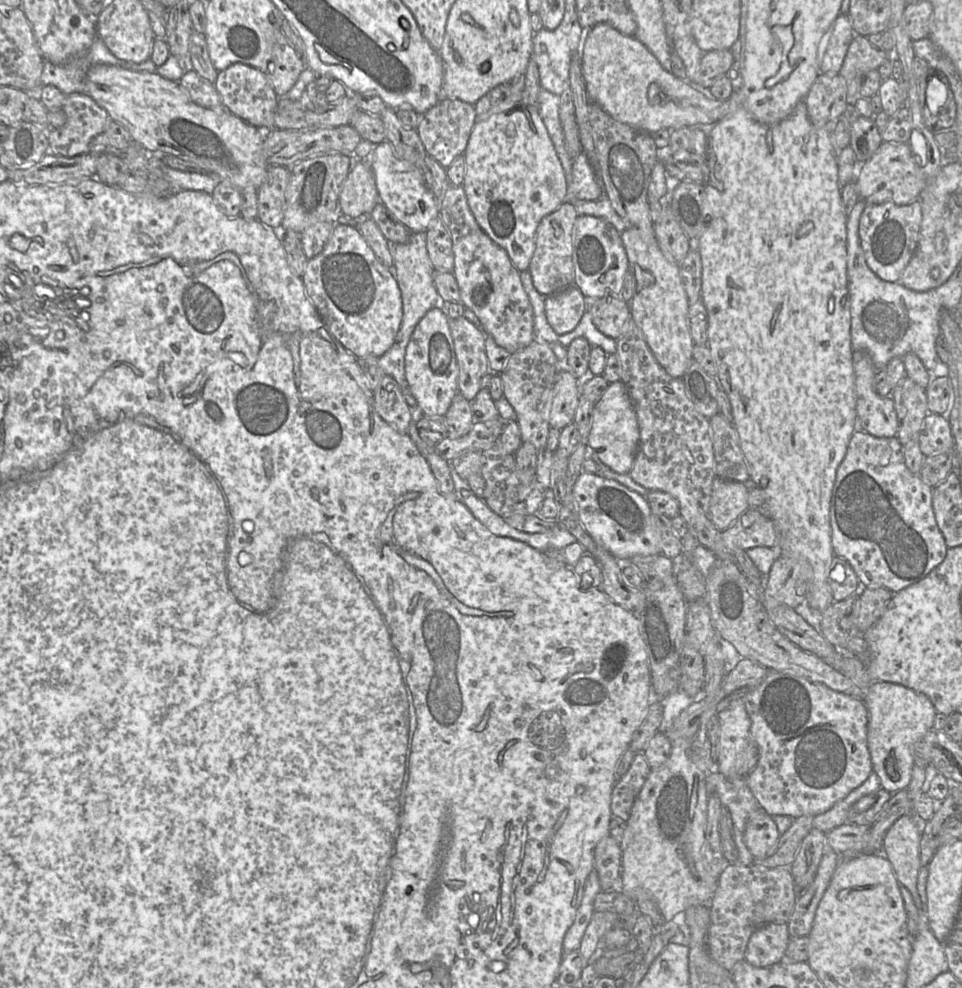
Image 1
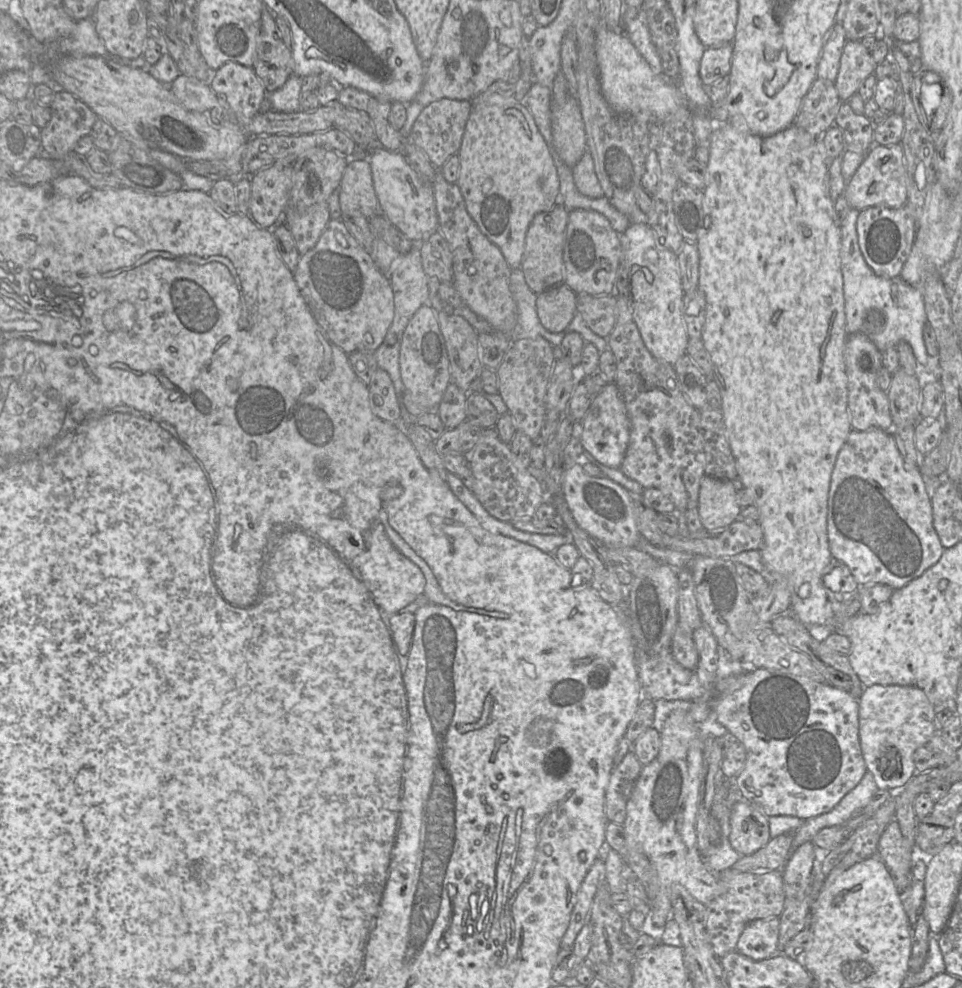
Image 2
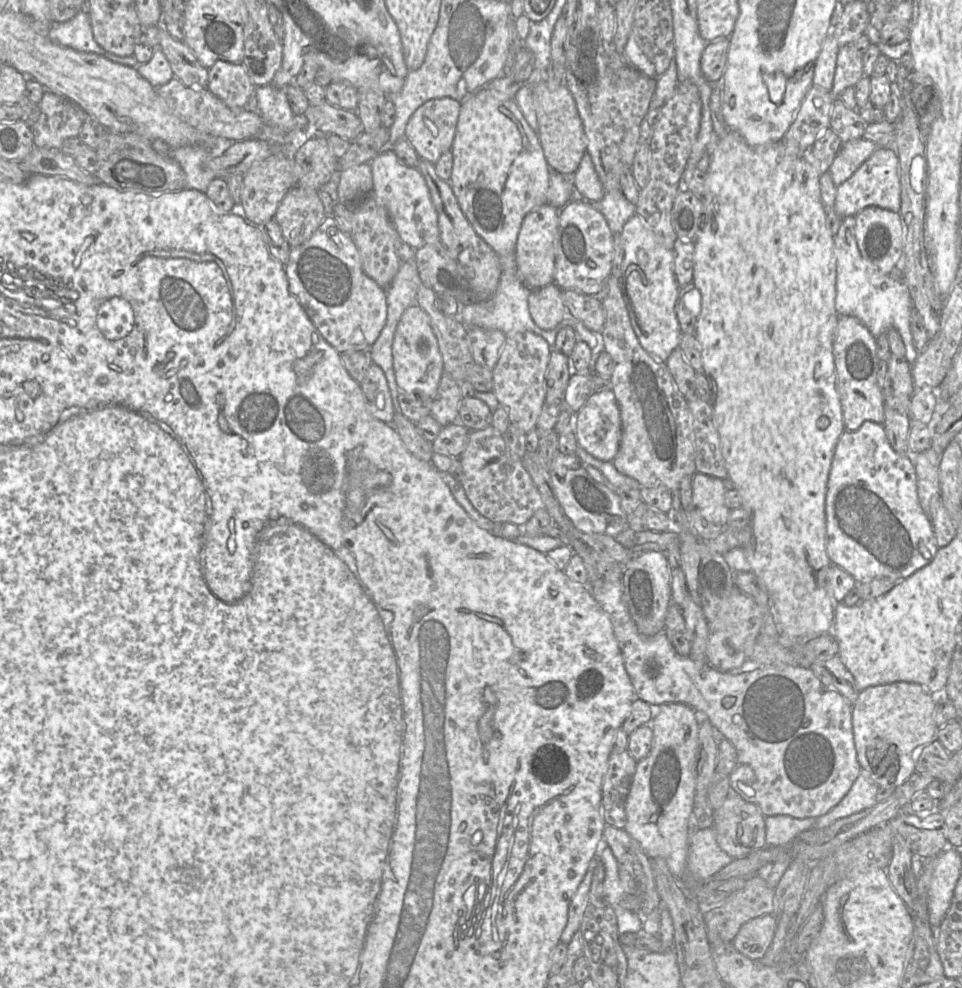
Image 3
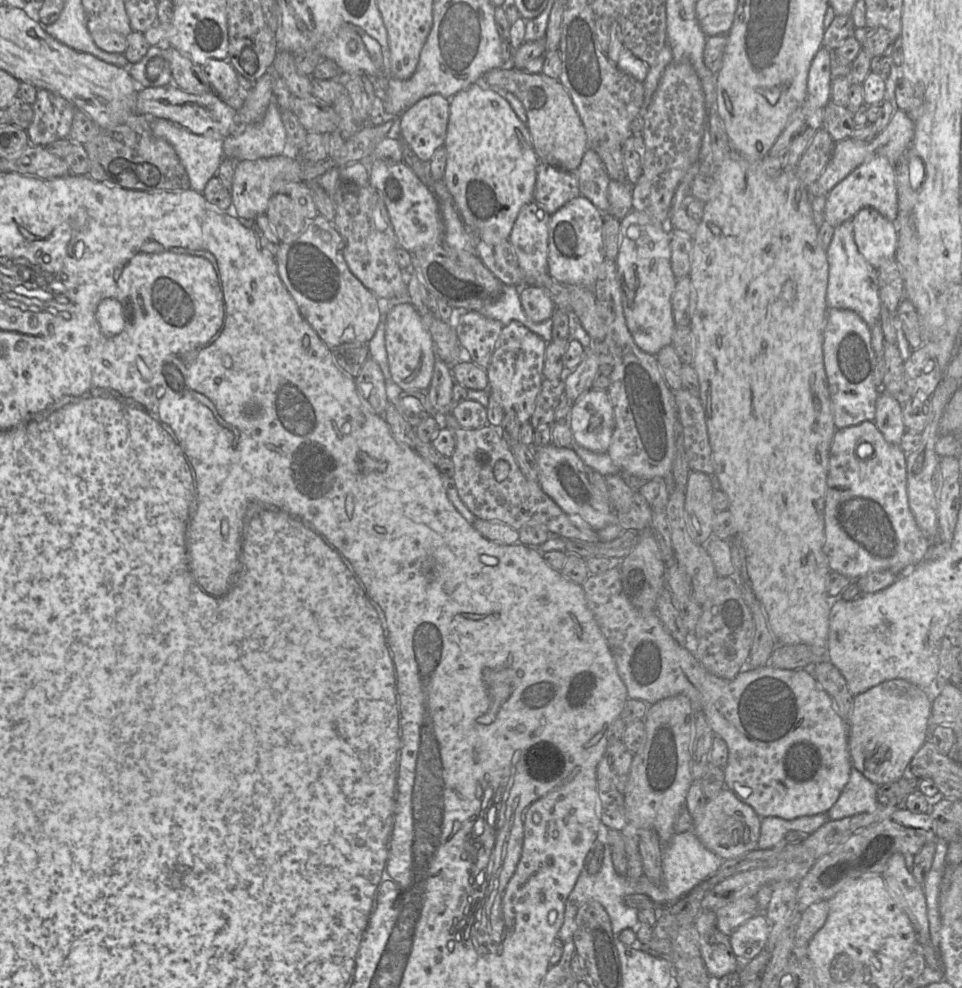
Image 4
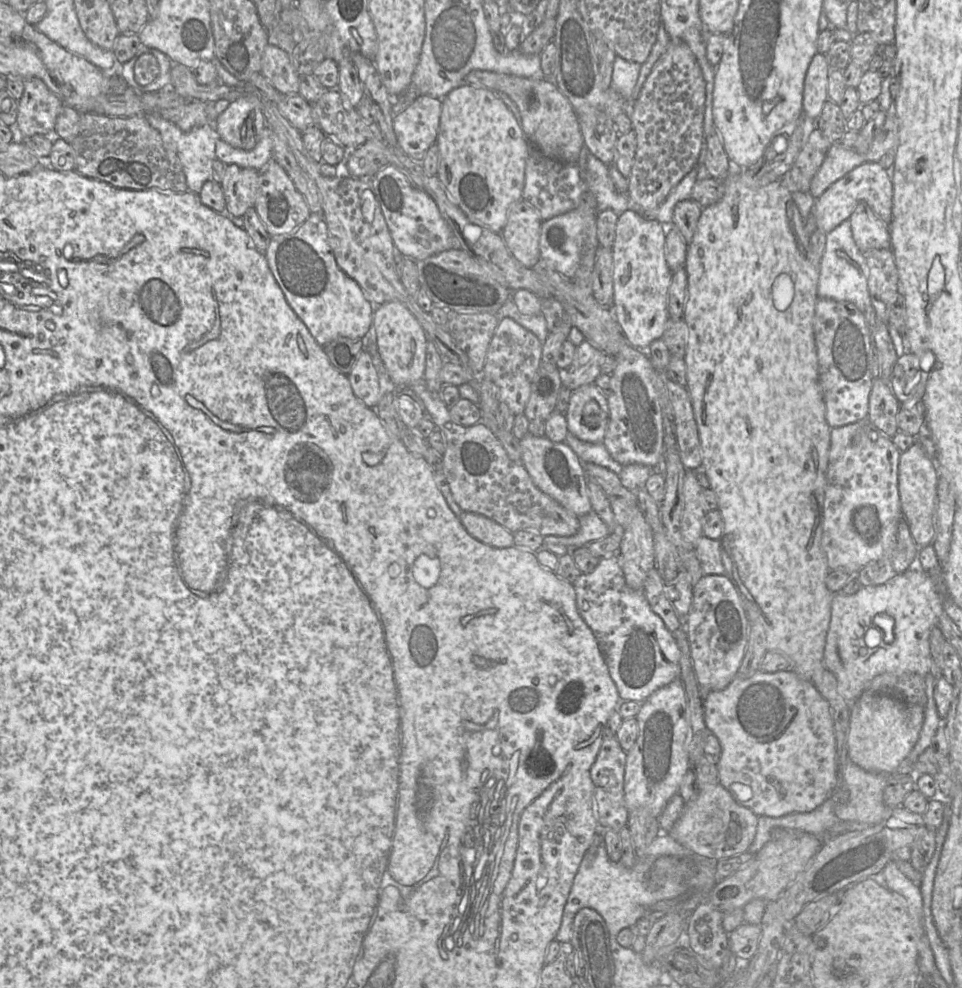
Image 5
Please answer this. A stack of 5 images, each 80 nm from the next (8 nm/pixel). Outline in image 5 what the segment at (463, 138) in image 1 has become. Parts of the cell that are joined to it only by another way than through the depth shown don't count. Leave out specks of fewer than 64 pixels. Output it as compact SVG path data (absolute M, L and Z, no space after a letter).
M420 95L403 112L393 118L393 129L402 151L422 162L427 150L436 143L442 99Z

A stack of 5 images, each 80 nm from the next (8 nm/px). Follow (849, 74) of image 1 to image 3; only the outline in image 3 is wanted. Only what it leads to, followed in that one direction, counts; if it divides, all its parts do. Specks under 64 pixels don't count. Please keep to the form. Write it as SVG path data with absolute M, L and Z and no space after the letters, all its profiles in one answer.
M851 44L839 48L831 95L839 99L847 87L854 87L863 77L862 55Z

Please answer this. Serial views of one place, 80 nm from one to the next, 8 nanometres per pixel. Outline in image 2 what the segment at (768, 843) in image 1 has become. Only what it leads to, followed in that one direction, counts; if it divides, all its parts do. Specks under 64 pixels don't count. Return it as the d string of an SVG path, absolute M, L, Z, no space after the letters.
M743 799L730 808L729 842L740 855L750 855L771 840L768 816L753 803Z

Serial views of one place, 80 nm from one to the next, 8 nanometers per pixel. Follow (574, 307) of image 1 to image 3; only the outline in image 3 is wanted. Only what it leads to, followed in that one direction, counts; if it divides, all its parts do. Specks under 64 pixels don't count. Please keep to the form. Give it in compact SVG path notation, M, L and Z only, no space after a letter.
M555 283L531 290L528 308L533 321L544 330L556 328L566 317L572 315L564 305L562 289Z

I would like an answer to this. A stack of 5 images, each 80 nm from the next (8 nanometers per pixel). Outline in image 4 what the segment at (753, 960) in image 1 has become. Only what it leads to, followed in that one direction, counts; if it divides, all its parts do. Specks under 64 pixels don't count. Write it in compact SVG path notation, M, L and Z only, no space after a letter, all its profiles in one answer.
M759 913L740 925L729 941L734 955L742 963L756 958L766 949L769 926L764 913Z

